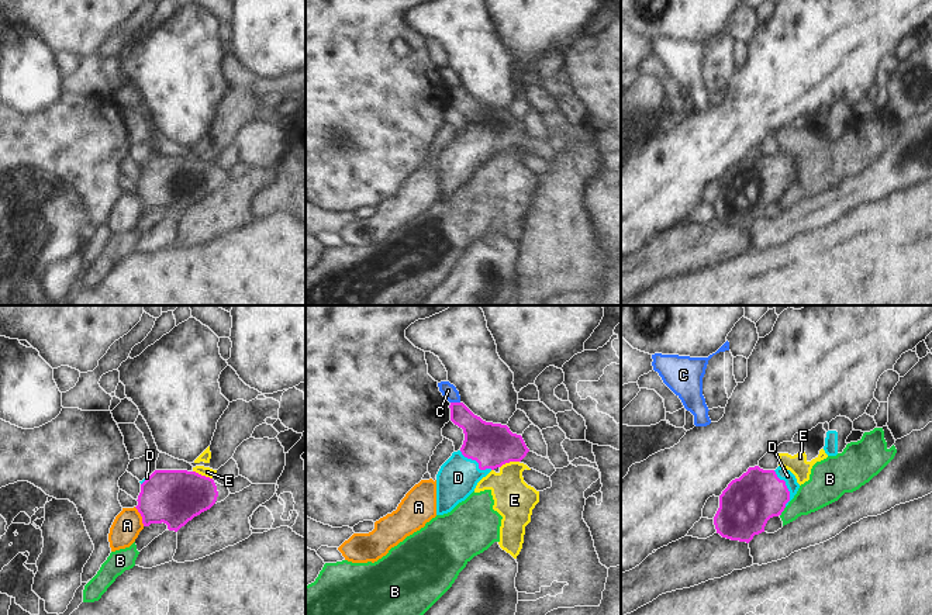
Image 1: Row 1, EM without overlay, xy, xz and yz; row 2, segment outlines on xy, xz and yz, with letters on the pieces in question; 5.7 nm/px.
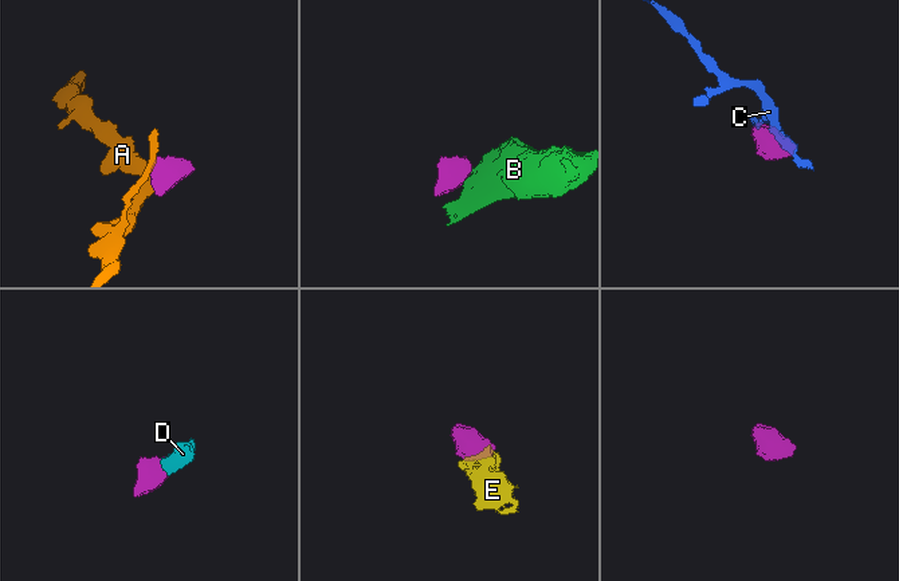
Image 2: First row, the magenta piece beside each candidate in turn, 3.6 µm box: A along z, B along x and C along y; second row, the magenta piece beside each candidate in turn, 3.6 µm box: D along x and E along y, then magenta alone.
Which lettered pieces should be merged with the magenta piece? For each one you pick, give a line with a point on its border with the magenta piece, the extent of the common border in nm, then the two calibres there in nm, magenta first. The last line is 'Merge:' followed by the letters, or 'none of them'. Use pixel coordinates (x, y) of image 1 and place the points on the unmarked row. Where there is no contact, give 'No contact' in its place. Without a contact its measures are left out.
D: Touches magenta at yz (786, 172). Shared border 220 nm. Thickness 300 nm (magenta) against 70 nm
Merge: D.

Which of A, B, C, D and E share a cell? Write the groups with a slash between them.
A / B E / C / D

